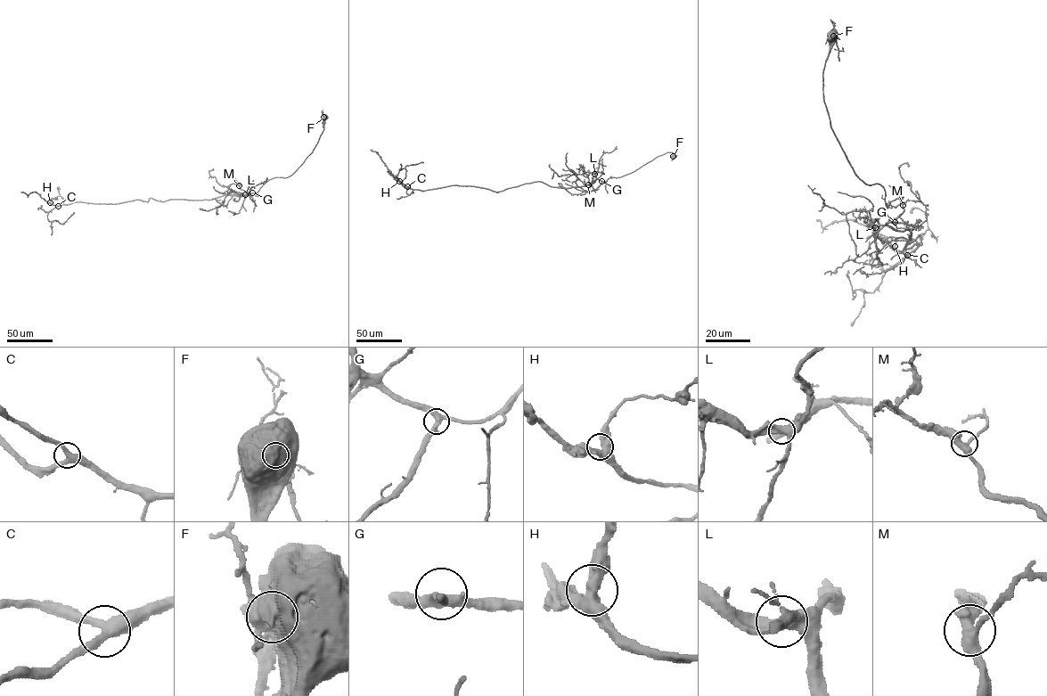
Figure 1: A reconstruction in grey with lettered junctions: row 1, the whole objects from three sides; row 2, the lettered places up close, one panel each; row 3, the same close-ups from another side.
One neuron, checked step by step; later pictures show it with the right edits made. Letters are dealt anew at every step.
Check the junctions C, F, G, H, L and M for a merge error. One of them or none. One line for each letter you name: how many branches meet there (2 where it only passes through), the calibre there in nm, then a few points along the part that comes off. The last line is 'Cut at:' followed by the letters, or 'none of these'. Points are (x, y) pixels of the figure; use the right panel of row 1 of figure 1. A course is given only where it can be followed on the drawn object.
F: 3 branches meet; 750 nm thick; foreign part runs (833, 36), (838, 61)
Cut at: F

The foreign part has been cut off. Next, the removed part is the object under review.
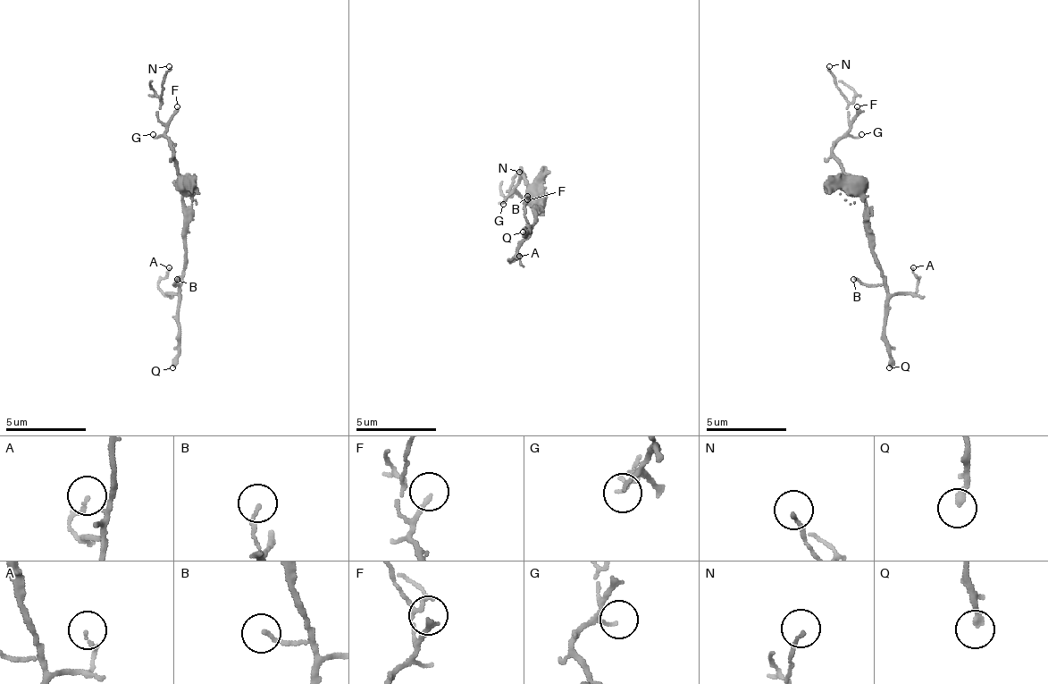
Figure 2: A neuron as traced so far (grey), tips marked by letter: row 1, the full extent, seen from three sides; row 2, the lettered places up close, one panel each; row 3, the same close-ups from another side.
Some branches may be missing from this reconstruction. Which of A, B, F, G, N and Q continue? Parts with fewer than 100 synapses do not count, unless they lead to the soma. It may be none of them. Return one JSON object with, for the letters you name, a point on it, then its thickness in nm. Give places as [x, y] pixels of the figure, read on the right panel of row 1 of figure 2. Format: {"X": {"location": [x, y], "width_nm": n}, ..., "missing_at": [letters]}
{"Q": {"location": [889, 367], "width_nm": 240}, "missing_at": ["Q"]}

